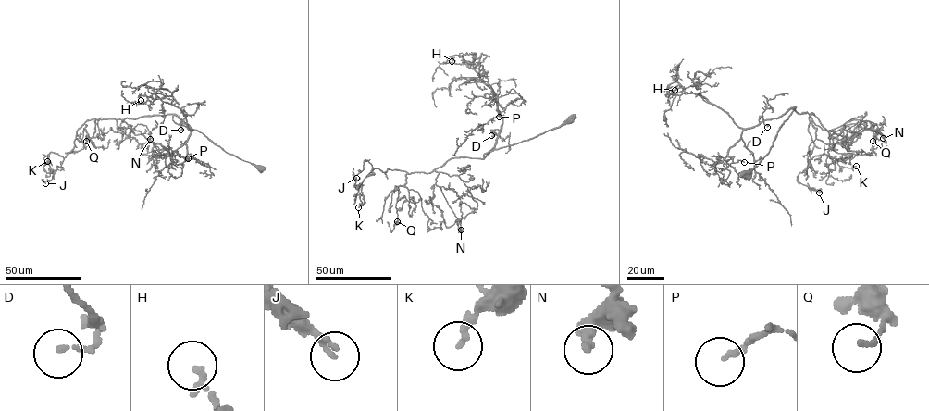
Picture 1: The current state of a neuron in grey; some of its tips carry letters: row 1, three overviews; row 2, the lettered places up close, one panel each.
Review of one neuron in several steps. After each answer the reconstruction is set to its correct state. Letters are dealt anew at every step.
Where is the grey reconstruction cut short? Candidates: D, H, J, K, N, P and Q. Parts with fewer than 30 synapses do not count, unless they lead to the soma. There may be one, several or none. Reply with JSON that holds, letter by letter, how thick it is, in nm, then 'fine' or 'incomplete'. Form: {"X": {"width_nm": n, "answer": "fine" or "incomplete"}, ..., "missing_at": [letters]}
{"D": {"width_nm": 160, "answer": "fine"}, "H": {"width_nm": 190, "answer": "fine"}, "J": {"width_nm": 140, "answer": "fine"}, "K": {"width_nm": 220, "answer": "fine"}, "N": {"width_nm": 280, "answer": "fine"}, "P": {"width_nm": 170, "answer": "fine"}, "Q": {"width_nm": 160, "answer": "fine"}, "missing_at": []}

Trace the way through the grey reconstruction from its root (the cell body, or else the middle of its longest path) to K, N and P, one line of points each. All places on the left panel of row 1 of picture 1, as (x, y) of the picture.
K: (259, 168), (177, 124), (173, 114), (87, 120), (77, 131), (74, 148), (64, 157), (51, 152), (47, 161)
N: (259, 168), (177, 124), (173, 114), (124, 119), (127, 135), (142, 124), (150, 139)
P: (259, 168), (227, 153), (197, 130), (177, 124), (173, 115), (191, 130), (186, 145), (194, 159), (188, 158)

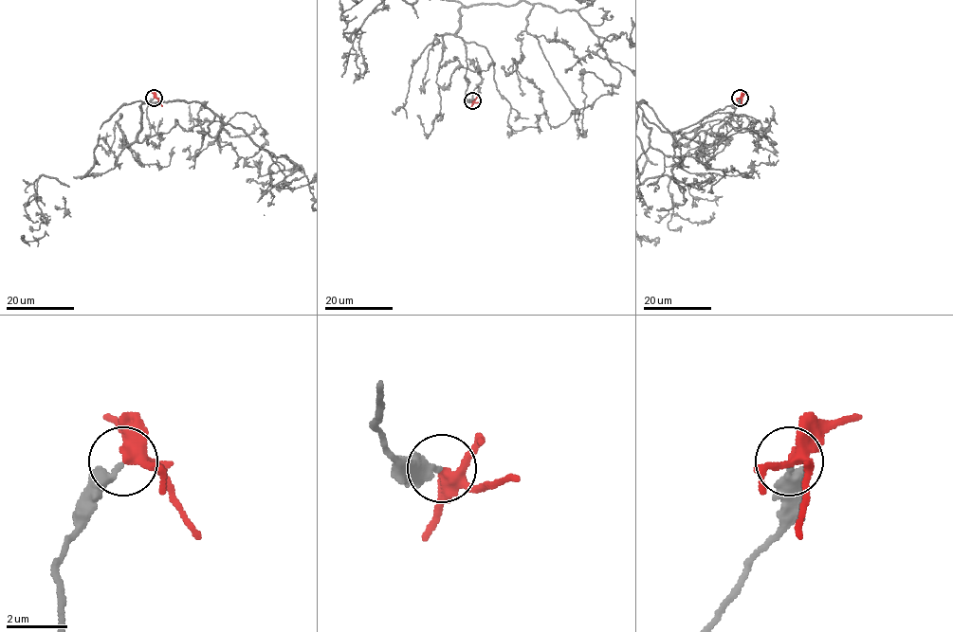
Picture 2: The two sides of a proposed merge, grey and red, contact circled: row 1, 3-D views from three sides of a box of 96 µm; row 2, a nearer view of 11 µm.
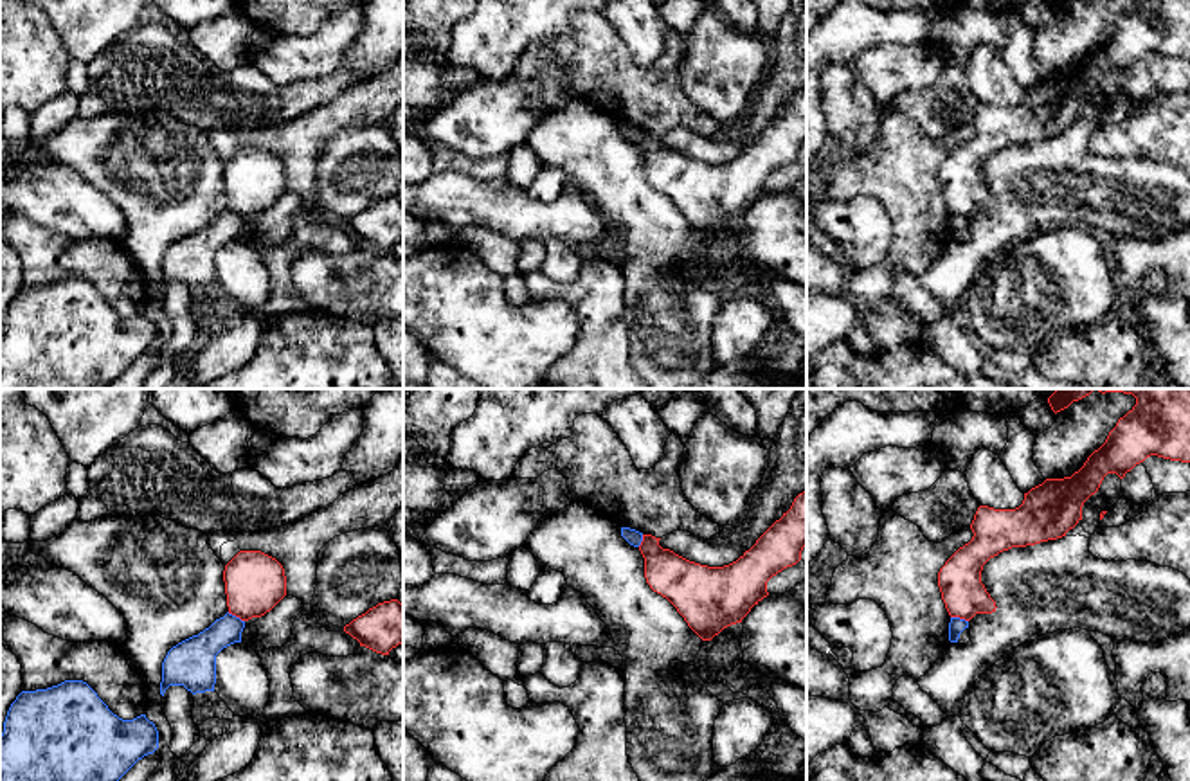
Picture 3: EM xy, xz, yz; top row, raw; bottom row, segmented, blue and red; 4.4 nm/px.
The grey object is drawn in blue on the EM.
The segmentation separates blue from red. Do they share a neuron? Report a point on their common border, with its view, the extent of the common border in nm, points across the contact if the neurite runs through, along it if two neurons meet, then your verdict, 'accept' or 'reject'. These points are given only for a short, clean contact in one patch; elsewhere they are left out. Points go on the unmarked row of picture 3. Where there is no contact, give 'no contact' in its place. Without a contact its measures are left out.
meets blue in yz at (958, 215); contact 80 nm long; border along yz (951, 213), (967, 218); reject

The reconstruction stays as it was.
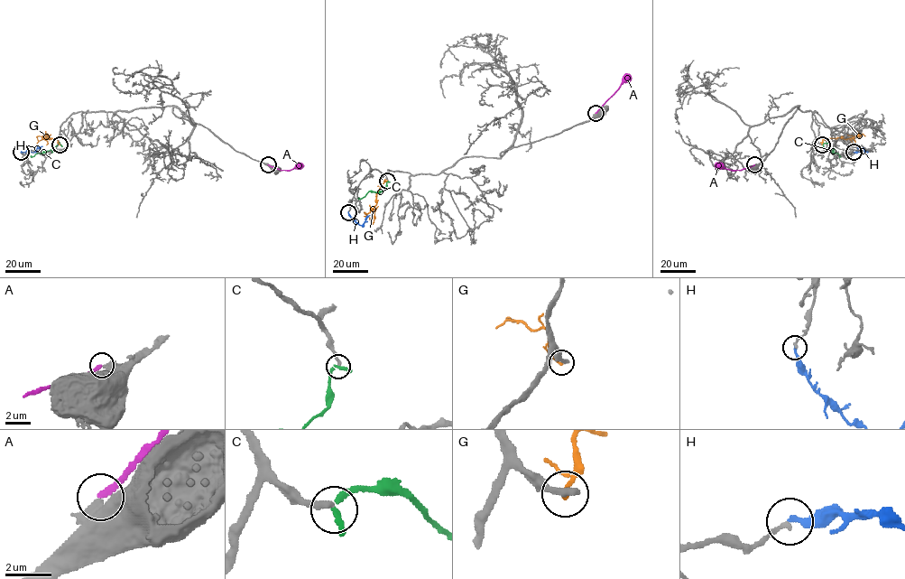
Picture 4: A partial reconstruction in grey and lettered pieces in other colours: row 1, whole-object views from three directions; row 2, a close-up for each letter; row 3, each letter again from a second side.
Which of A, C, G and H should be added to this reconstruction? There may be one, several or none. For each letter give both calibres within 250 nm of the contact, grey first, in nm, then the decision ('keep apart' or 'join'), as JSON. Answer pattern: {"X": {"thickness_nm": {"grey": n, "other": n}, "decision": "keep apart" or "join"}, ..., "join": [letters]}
{"A": {"thickness_nm": {"grey": 550, "other": 220}, "decision": "keep apart"}, "C": {"thickness_nm": {"grey": 260, "other": 190}, "decision": "keep apart"}, "G": {"thickness_nm": {"grey": 320, "other": 170}, "decision": "keep apart"}, "H": {"thickness_nm": {"grey": 220, "other": 240}, "decision": "join"}, "join": ["H"]}

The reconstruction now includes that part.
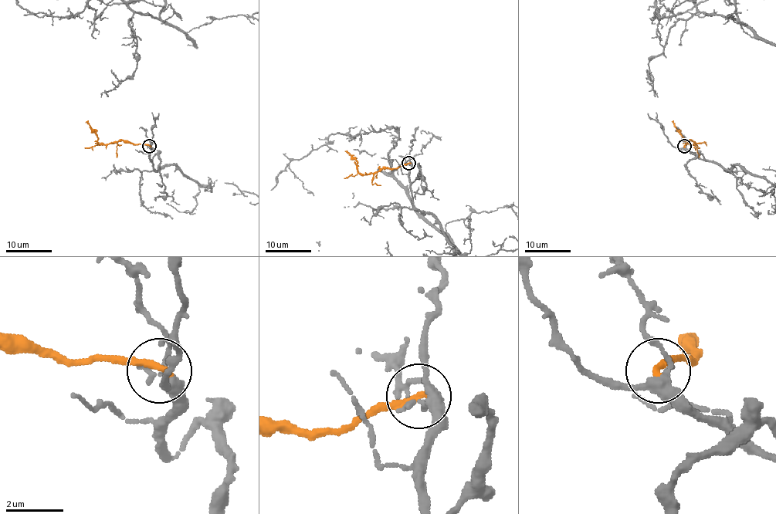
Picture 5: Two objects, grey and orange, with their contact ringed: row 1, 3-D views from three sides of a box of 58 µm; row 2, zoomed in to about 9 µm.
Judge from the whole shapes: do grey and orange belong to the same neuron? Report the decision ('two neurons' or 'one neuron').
one neuron

